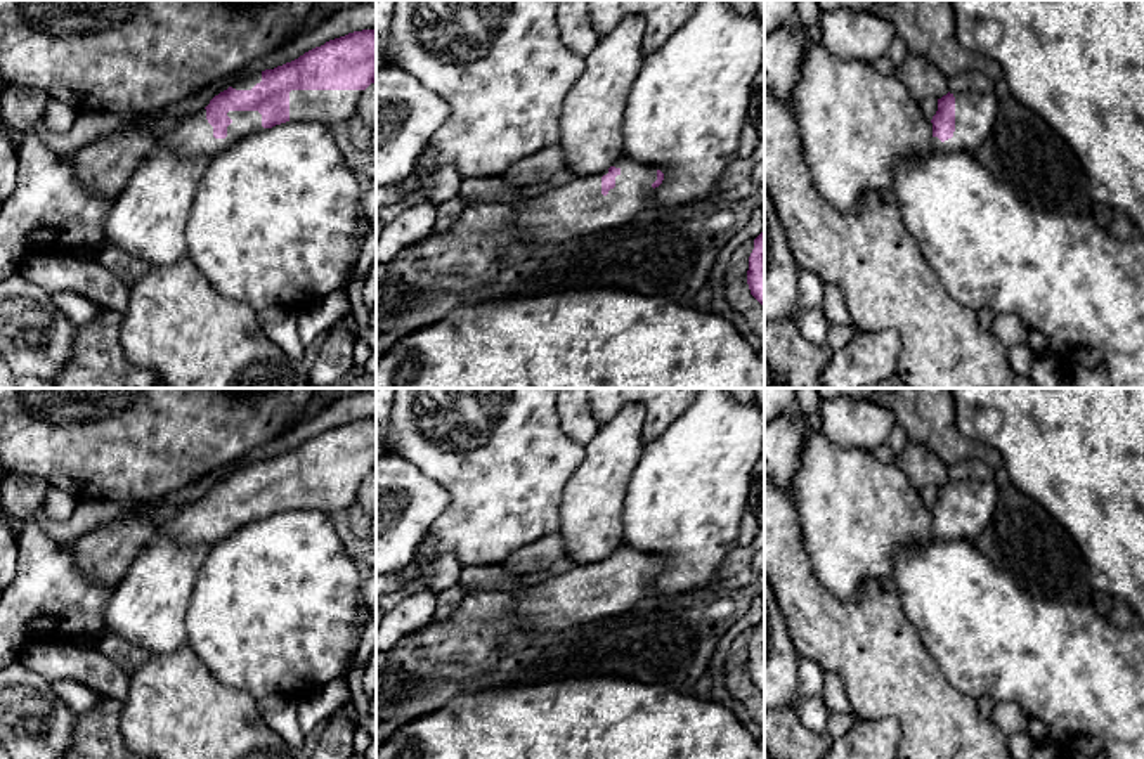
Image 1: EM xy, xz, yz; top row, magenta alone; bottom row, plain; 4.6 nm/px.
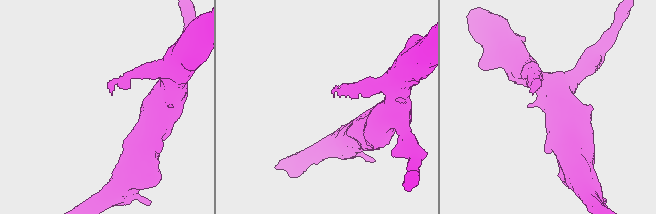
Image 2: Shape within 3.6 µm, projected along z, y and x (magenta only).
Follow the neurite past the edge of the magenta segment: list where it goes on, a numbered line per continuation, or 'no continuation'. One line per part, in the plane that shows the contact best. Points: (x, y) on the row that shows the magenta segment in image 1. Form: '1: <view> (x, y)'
1: xy (193, 136)

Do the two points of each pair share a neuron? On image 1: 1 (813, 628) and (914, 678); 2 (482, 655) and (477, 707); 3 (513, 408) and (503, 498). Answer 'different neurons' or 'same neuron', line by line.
1: same neuron
2: different neurons
3: same neuron

